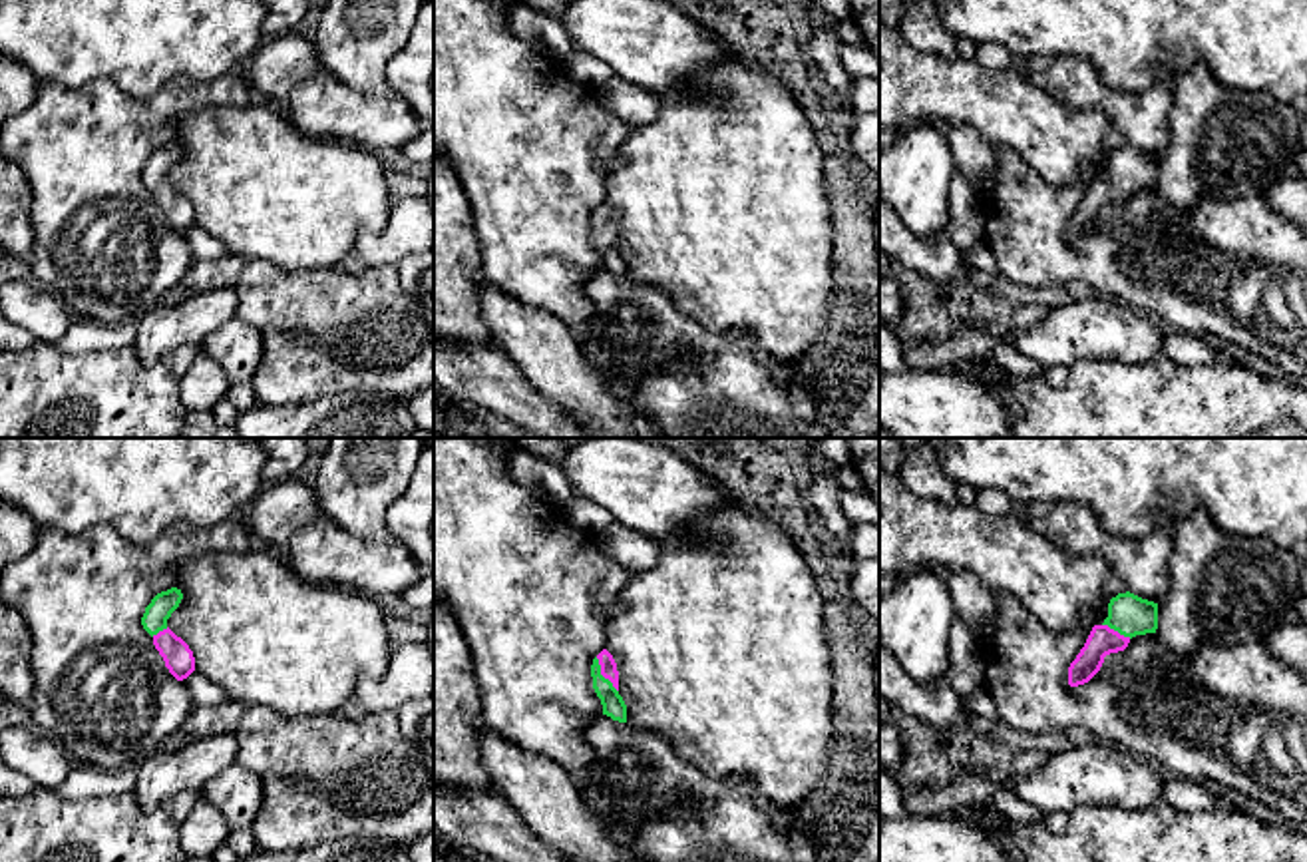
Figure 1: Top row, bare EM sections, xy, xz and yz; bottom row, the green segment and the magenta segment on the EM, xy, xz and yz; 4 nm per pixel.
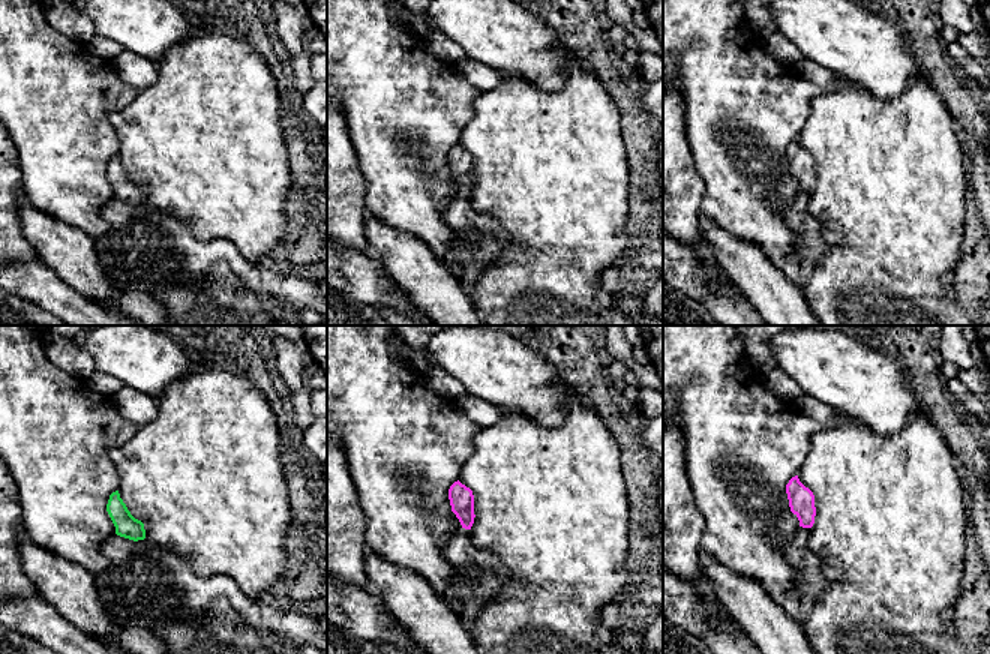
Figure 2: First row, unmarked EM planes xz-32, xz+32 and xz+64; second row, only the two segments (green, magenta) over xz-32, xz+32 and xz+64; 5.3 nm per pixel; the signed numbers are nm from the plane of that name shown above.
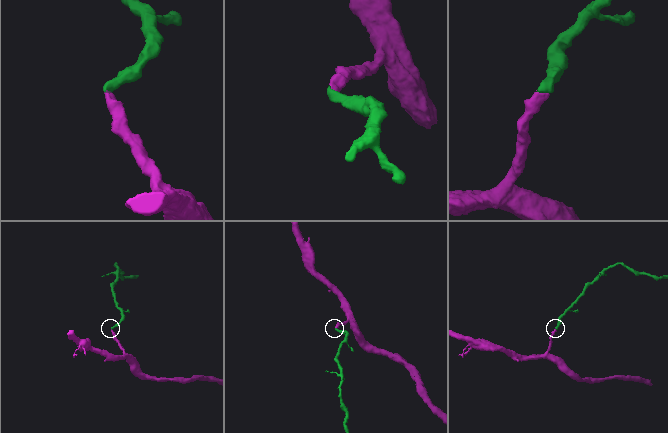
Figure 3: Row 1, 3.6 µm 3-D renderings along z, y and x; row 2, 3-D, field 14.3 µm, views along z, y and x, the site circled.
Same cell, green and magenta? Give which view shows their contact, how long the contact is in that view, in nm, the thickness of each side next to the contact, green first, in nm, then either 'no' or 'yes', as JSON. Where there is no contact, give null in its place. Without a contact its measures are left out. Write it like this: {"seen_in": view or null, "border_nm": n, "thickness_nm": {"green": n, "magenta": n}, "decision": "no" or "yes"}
{"seen_in": "xz", "border_nm": 170, "thickness_nm": {"green": 90, "magenta": 70}, "decision": "yes"}

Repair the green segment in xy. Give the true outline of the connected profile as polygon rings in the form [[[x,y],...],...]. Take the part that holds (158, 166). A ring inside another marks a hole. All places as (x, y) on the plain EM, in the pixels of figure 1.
[[[177,141],[161,145],[151,153],[141,171],[143,183],[153,191],[155,203],[177,235],[187,233],[195,225],[193,205],[167,181],[167,173],[179,161],[181,153],[183,147]]]

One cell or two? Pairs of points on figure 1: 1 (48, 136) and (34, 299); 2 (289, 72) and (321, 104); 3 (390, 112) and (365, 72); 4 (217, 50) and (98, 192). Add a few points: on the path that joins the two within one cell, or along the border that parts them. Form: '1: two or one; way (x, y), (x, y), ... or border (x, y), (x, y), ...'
1: two; border (36, 283), (70, 315)
2: two; border (321, 68), (293, 90), (283, 108)
3: two; border (337, 78), (365, 94), (392, 94)
4: two; border (237, 68), (209, 80), (172, 76), (148, 98)

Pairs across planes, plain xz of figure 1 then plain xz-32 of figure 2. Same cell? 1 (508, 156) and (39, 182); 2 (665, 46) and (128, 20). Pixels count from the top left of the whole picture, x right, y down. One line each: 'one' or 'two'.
1: one
2: one

